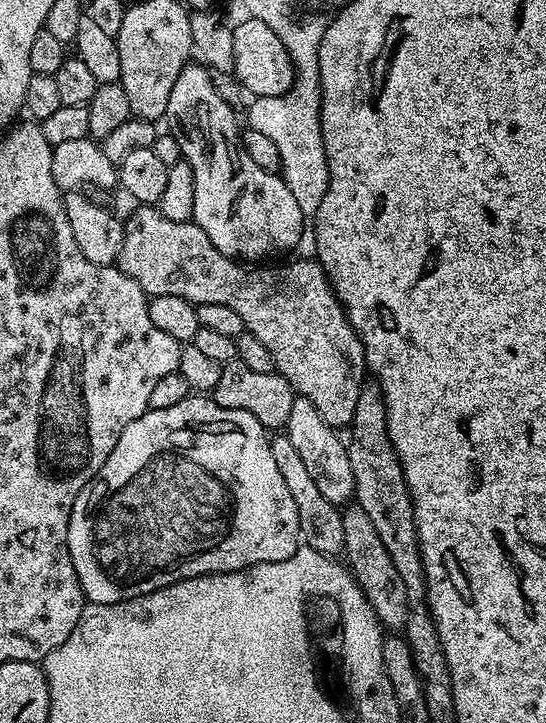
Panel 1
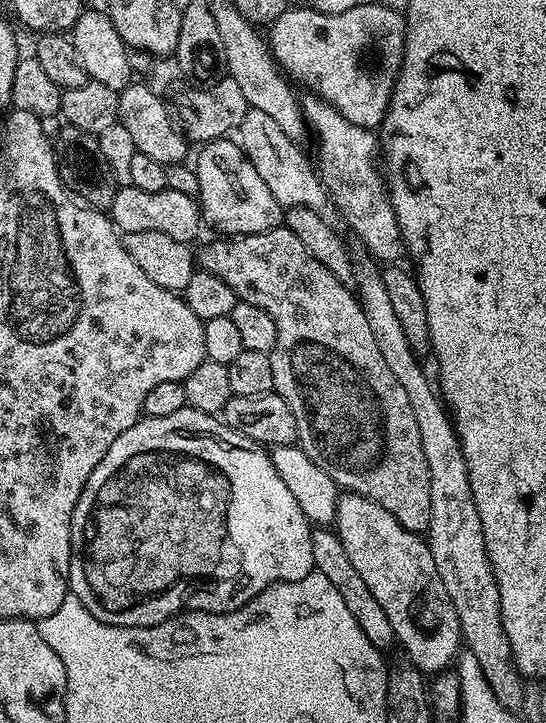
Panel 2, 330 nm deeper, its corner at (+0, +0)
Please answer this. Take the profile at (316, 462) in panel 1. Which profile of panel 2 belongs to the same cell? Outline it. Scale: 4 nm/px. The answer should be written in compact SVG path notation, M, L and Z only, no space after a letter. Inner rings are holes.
M344 492L341 495L340 501L336 504L334 531L339 536L342 546L346 546L346 554L350 558L354 570L358 570L359 576L366 582L366 587L374 593L374 598L378 598L382 610L386 610L386 618L390 618L390 626L394 626L394 634L399 647L404 647L405 654L412 659L409 660L411 667L419 668L425 674L439 674L451 669L453 667L452 659L455 658L456 651L462 648L460 623L458 622L458 614L454 614L454 602L450 602L450 594L446 594L446 586L442 586L442 578L438 578L438 570L434 567L434 558L430 555L427 539L423 535L406 530L406 526L402 526L402 522L398 522L398 518L394 518L394 514L390 514L390 510L382 510L382 506L378 506L378 502L370 502L370 498L366 498L357 492Z

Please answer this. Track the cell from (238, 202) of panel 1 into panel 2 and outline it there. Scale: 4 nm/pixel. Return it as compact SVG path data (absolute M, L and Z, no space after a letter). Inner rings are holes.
M225 138L223 140L211 140L209 144L199 149L196 160L194 156L194 167L198 174L198 190L200 195L198 203L202 213L202 220L205 225L213 228L213 233L224 238L233 236L249 236L250 234L262 234L266 230L274 230L285 223L286 209L280 205L278 198L270 194L266 182L258 175L258 170L248 160L248 155L240 147L235 139Z

